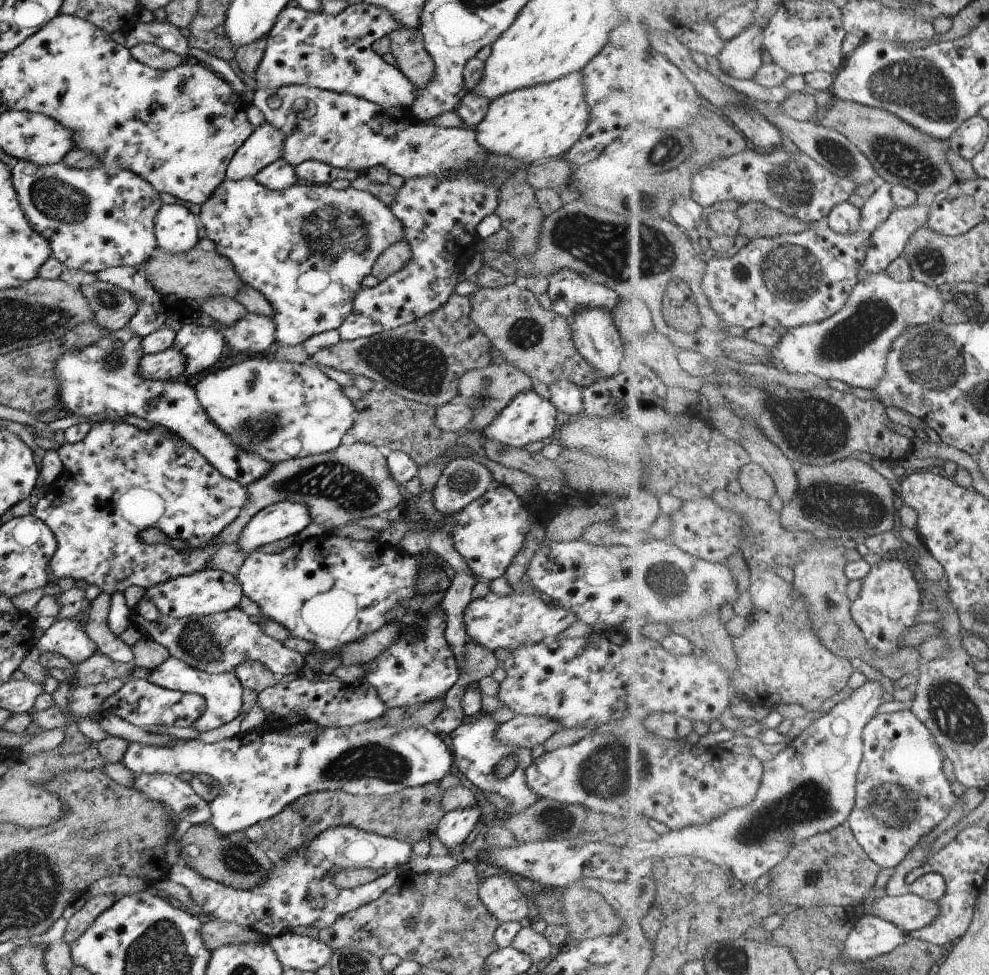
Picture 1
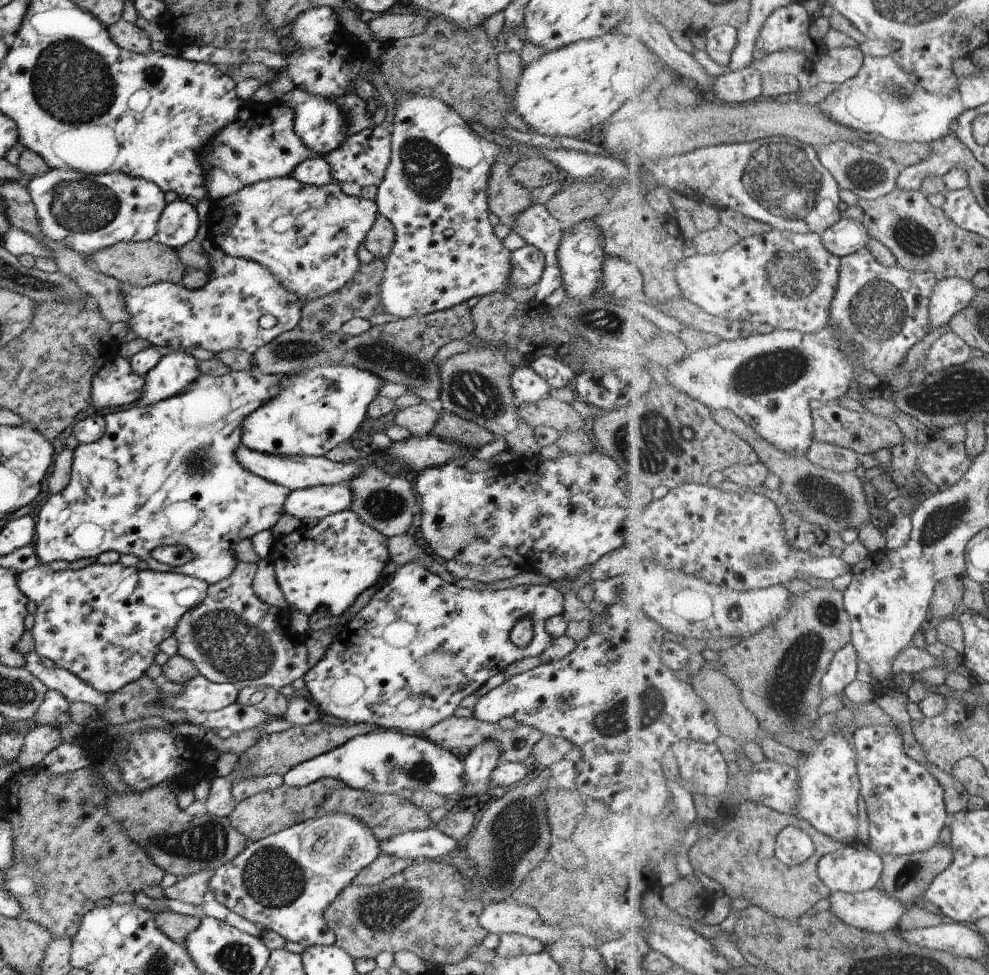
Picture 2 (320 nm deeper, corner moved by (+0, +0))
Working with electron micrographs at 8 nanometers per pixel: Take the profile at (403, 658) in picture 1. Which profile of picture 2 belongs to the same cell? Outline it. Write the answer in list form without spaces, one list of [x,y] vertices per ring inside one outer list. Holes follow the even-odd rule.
[[[409,563],[398,568],[389,579],[379,587],[374,594],[369,598],[367,604],[357,612],[348,623],[345,623],[336,632],[331,639],[331,642],[326,646],[324,654],[321,658],[302,676],[305,690],[309,693],[309,700],[316,706],[320,714],[333,716],[337,720],[350,722],[354,724],[368,724],[377,727],[378,729],[394,730],[400,732],[408,732],[409,734],[419,733],[436,722],[441,722],[444,718],[453,715],[459,702],[468,694],[472,694],[474,690],[479,688],[493,674],[502,672],[505,666],[509,666],[515,660],[522,658],[531,658],[531,656],[539,656],[545,647],[552,641],[552,638],[545,632],[544,622],[549,617],[562,615],[563,597],[562,592],[545,585],[516,585],[512,588],[500,590],[475,590],[462,589],[453,583],[445,582],[442,577],[438,577],[428,570],[425,570],[421,565]],[[520,618],[528,618],[532,624],[532,639],[525,648],[518,648],[509,641],[509,630]]]

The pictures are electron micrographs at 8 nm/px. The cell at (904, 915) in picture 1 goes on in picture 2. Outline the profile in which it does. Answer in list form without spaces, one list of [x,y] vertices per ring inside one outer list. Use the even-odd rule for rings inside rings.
[[[879,887],[854,893],[831,891],[827,900],[829,910],[843,923],[874,933],[896,928],[908,909]]]

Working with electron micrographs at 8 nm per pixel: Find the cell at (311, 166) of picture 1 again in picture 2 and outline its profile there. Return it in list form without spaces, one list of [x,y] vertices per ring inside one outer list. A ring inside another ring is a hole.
[[[379,125],[347,136],[337,148],[322,157],[325,158],[325,162],[328,162],[333,181],[340,184],[355,182],[361,188],[365,188],[368,186],[378,187],[381,184],[390,154],[390,131]]]

